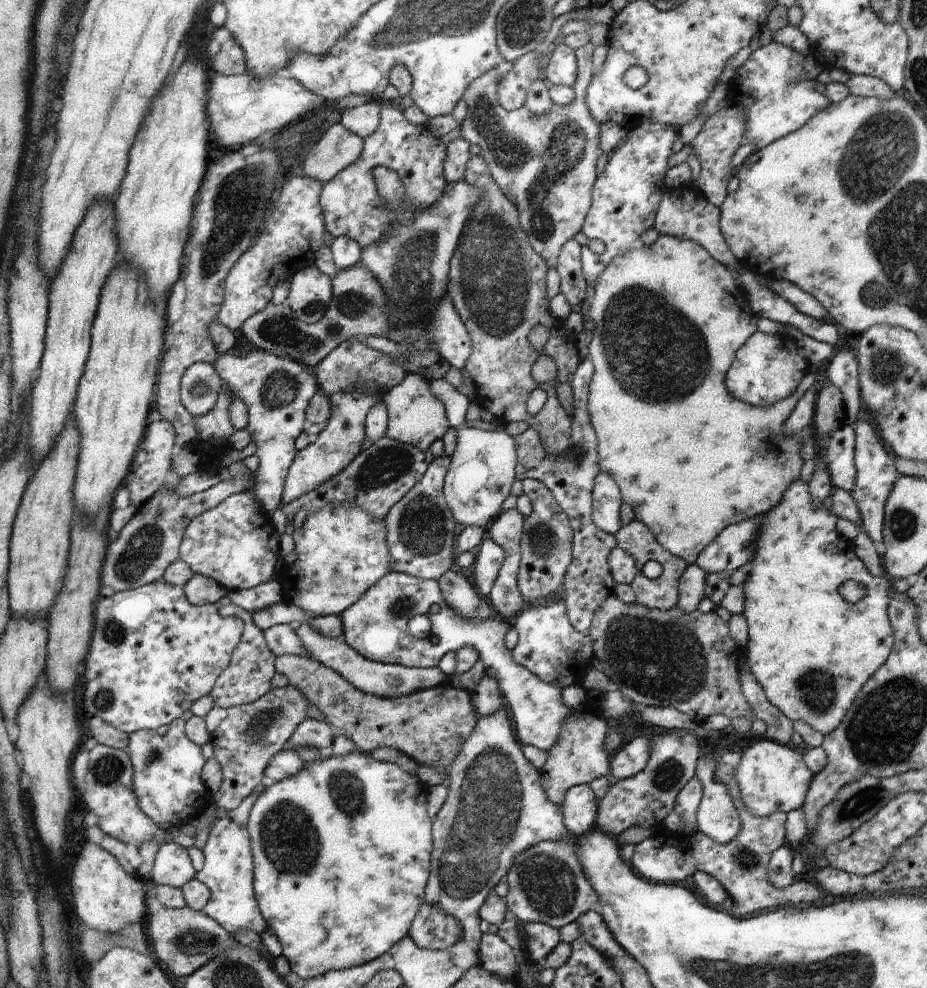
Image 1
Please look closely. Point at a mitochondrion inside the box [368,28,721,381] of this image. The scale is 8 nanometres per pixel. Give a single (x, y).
(494, 282)

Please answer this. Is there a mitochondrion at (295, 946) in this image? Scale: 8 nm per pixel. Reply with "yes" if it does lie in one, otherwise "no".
no

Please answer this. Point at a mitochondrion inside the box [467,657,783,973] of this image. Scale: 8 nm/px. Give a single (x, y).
(548, 884)

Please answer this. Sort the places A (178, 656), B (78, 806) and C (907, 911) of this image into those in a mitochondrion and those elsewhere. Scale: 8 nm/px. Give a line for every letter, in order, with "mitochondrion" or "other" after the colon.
A: other
B: other
C: other

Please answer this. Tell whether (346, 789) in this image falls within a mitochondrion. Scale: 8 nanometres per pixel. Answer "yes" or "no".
yes

